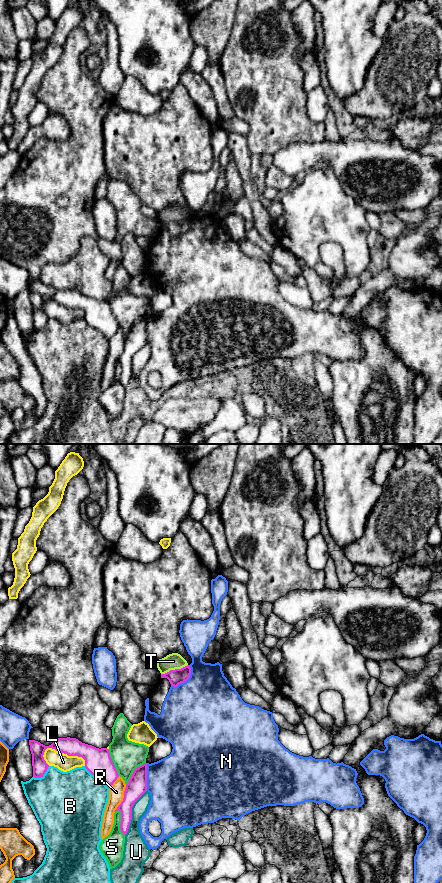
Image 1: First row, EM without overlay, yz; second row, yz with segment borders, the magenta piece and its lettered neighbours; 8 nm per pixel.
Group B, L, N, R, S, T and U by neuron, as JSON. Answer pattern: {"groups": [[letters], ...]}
{"groups": [["B"], ["L"], ["N"], ["R"], ["S", "T"], ["U"]]}

